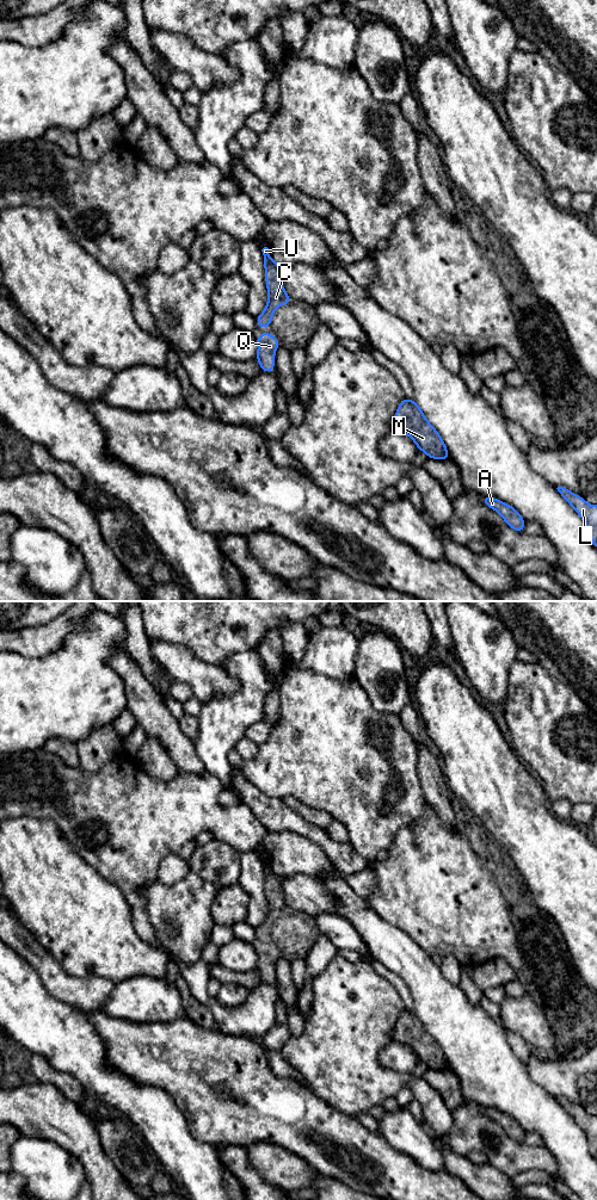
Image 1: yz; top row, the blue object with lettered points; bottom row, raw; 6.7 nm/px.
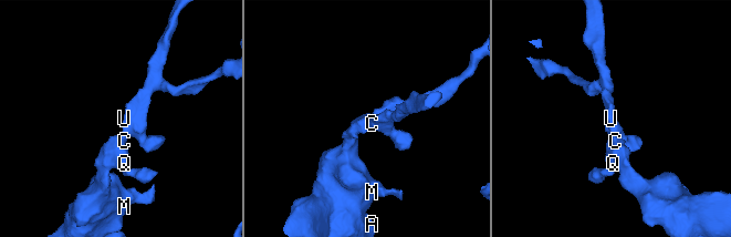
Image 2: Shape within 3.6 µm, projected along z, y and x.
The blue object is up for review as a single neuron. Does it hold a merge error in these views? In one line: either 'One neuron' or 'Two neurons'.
One neuron

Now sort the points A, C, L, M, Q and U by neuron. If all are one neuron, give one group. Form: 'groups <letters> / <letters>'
groups A C L M Q U

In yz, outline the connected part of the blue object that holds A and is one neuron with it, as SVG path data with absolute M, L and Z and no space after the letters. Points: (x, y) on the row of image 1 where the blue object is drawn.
M482 496L482 502L497 511L511 528L524 532L525 520L519 515L517 509L496 497Z

